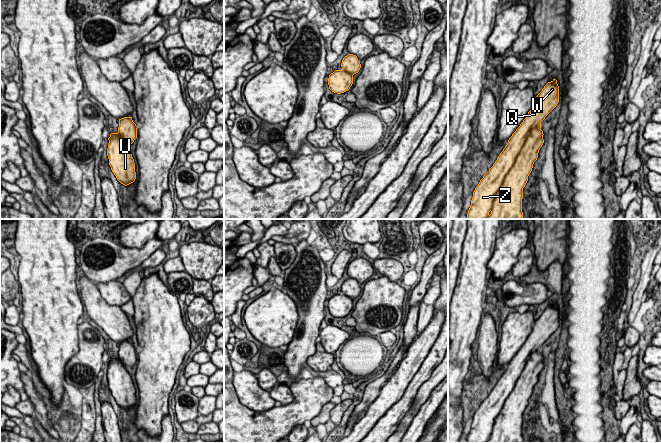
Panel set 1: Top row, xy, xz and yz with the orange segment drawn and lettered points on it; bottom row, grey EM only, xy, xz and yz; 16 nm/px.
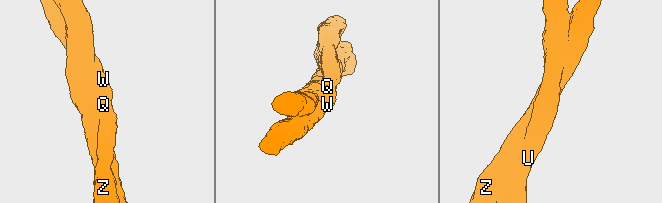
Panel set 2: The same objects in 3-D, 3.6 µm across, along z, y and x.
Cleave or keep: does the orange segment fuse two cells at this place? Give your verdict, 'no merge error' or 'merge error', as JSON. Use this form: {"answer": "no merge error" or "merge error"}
{"answer": "no merge error"}

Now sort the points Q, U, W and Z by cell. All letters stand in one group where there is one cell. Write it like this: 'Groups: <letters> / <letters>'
Groups: Q U W Z

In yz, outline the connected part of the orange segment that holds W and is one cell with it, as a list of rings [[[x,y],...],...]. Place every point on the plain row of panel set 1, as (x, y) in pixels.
[[[557,304],[548,306],[535,321],[532,333],[473,416],[467,443],[523,443],[523,412],[544,367],[541,346],[559,327]]]

